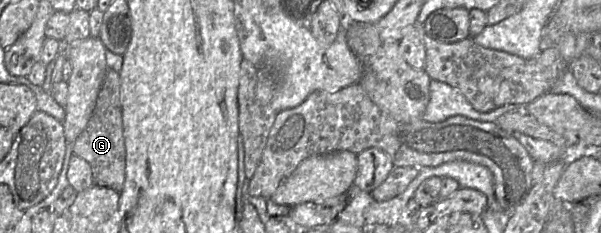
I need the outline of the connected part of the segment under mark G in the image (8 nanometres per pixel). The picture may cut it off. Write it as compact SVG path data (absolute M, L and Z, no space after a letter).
M107 68L94 110L85 129L72 144L71 150L73 154L89 163L94 184L118 192L122 190L125 181L126 152L120 103L120 77L115 70Z

